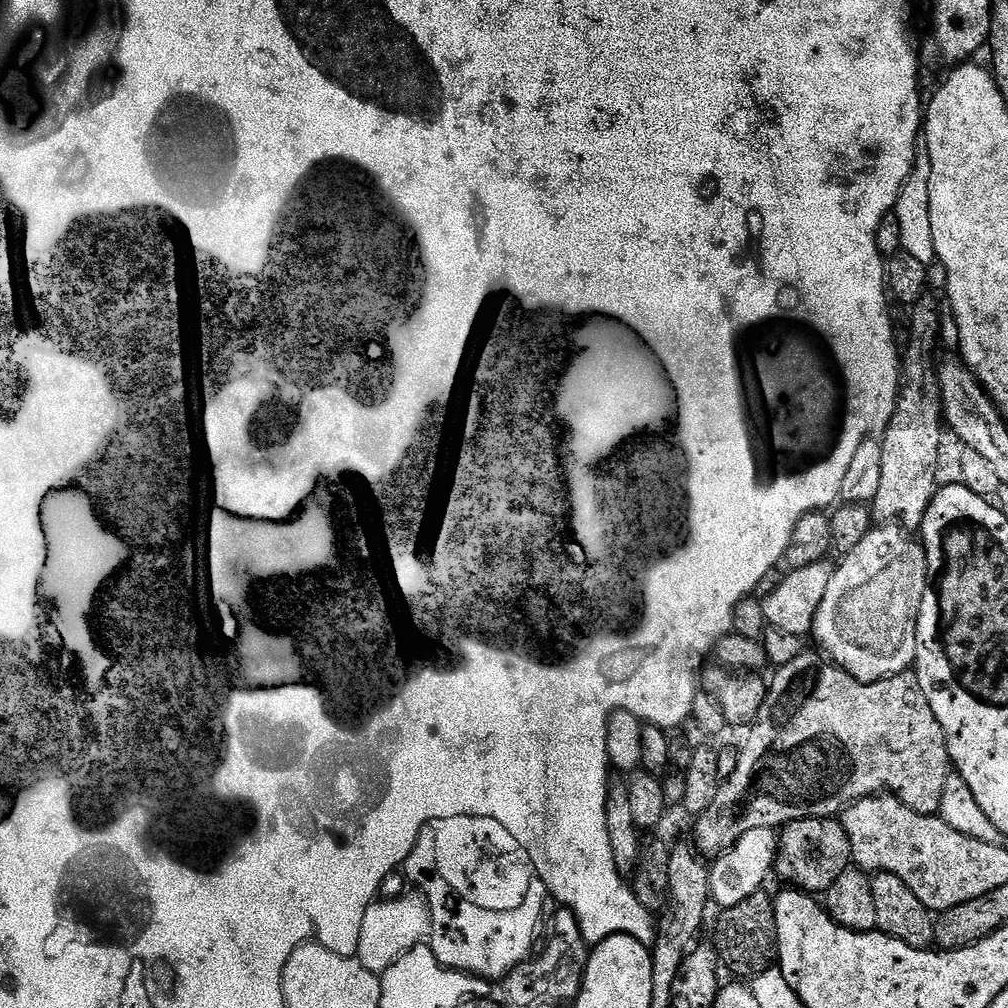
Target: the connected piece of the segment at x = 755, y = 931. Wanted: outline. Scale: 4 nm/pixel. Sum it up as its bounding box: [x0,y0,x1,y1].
[714,890,778,978]

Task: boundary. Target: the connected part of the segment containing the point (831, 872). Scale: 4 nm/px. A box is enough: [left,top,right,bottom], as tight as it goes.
[775,818,852,894]

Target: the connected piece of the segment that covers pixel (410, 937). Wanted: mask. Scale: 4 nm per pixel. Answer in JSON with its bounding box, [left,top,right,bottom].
[356,894,432,974]

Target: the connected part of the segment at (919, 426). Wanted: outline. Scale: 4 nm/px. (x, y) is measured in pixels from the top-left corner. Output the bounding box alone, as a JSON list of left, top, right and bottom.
[870,294,946,530]

